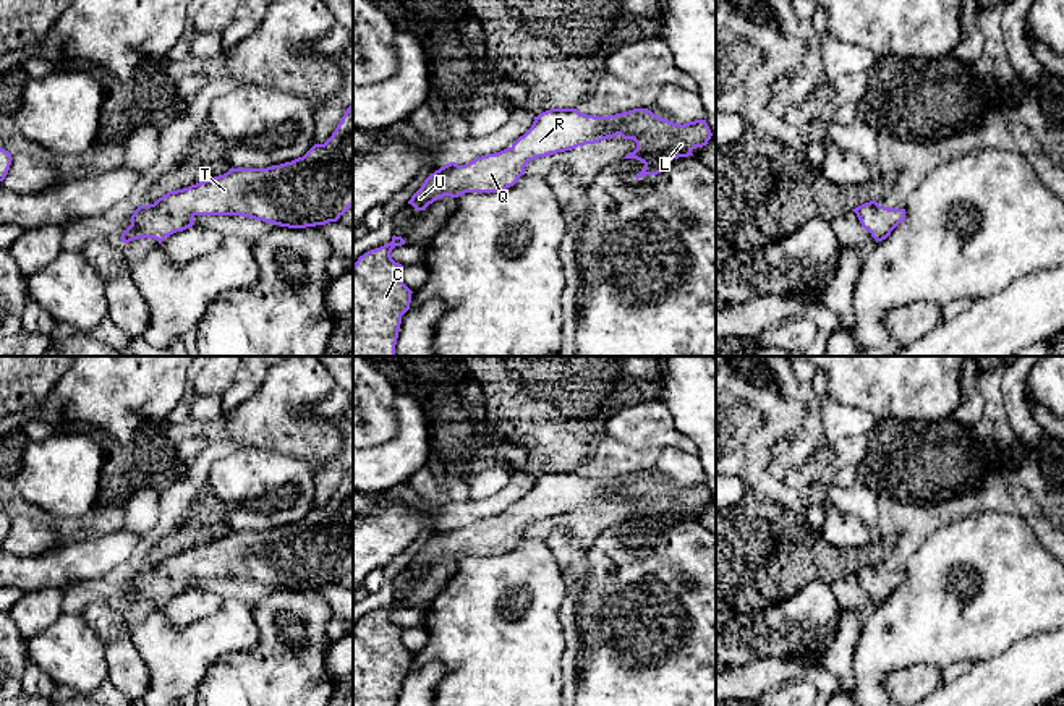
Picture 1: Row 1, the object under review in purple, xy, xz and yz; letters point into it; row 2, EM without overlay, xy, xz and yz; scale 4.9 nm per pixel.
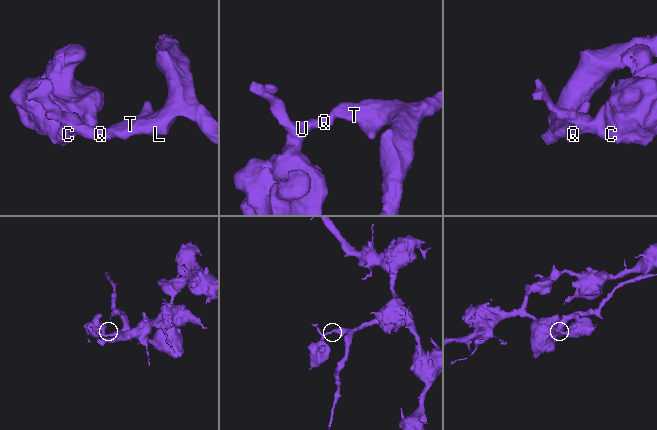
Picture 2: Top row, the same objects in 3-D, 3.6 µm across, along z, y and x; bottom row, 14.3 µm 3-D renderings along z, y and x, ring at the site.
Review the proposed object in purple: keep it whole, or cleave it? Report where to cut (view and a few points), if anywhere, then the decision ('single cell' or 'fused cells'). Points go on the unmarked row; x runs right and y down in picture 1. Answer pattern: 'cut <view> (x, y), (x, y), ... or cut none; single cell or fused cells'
cut none; single cell

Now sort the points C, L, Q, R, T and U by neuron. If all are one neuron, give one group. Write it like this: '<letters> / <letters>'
C L Q R T U

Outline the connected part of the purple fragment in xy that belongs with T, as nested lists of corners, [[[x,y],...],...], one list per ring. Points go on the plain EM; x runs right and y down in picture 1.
[[[353,466],[347,471],[332,499],[324,507],[314,507],[303,520],[267,531],[230,531],[227,536],[204,542],[183,552],[168,554],[154,567],[138,568],[131,588],[123,593],[121,604],[139,601],[164,604],[167,599],[194,588],[196,578],[241,578],[267,586],[306,591],[337,585],[353,568]]]

